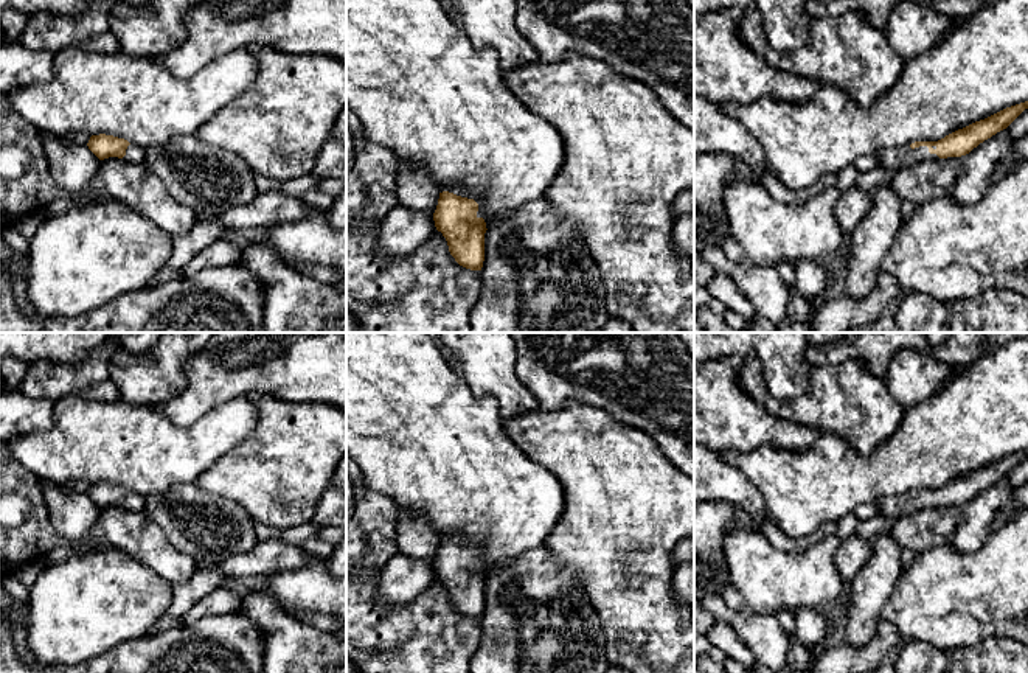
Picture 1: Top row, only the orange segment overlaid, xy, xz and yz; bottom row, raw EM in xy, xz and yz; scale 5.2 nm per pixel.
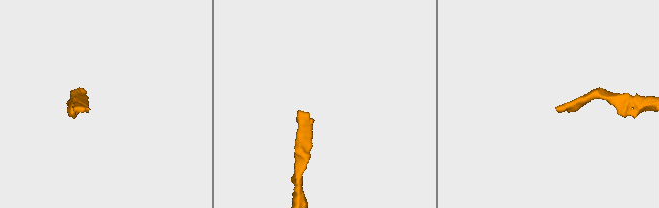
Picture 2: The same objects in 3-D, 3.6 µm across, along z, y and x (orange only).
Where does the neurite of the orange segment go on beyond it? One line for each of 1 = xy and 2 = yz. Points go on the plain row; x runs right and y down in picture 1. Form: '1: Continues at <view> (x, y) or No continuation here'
1: Continues at xy (134, 502)
2: Continues at yz (896, 505)

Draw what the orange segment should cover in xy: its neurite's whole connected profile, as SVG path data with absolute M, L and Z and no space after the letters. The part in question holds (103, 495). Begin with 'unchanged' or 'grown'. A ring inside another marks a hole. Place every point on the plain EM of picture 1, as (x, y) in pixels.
grown | M106 482L92 483L87 494L99 508L118 505L129 511L143 511L146 505L144 496Z

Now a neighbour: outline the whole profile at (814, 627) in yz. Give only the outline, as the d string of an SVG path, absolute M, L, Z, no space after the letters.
M803 608L795 612L795 634L811 648L820 648L823 642L832 639L834 623L826 611Z

